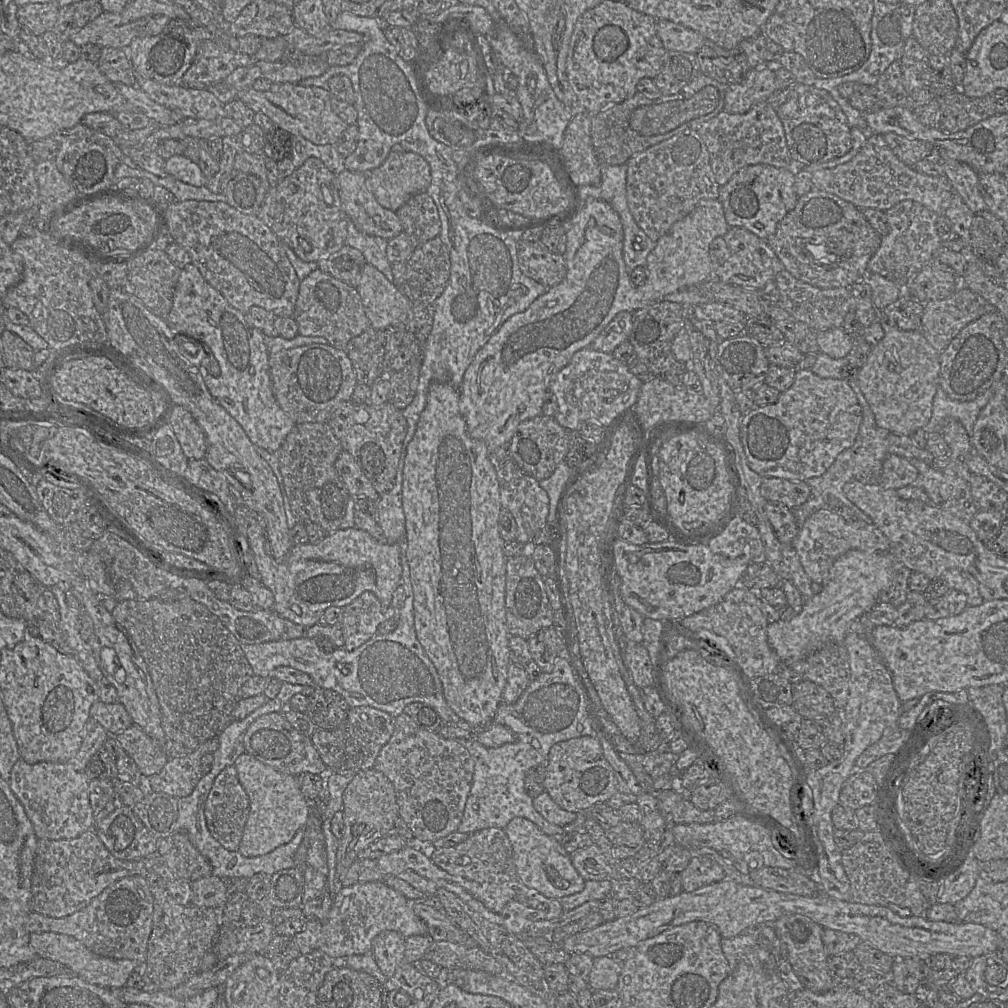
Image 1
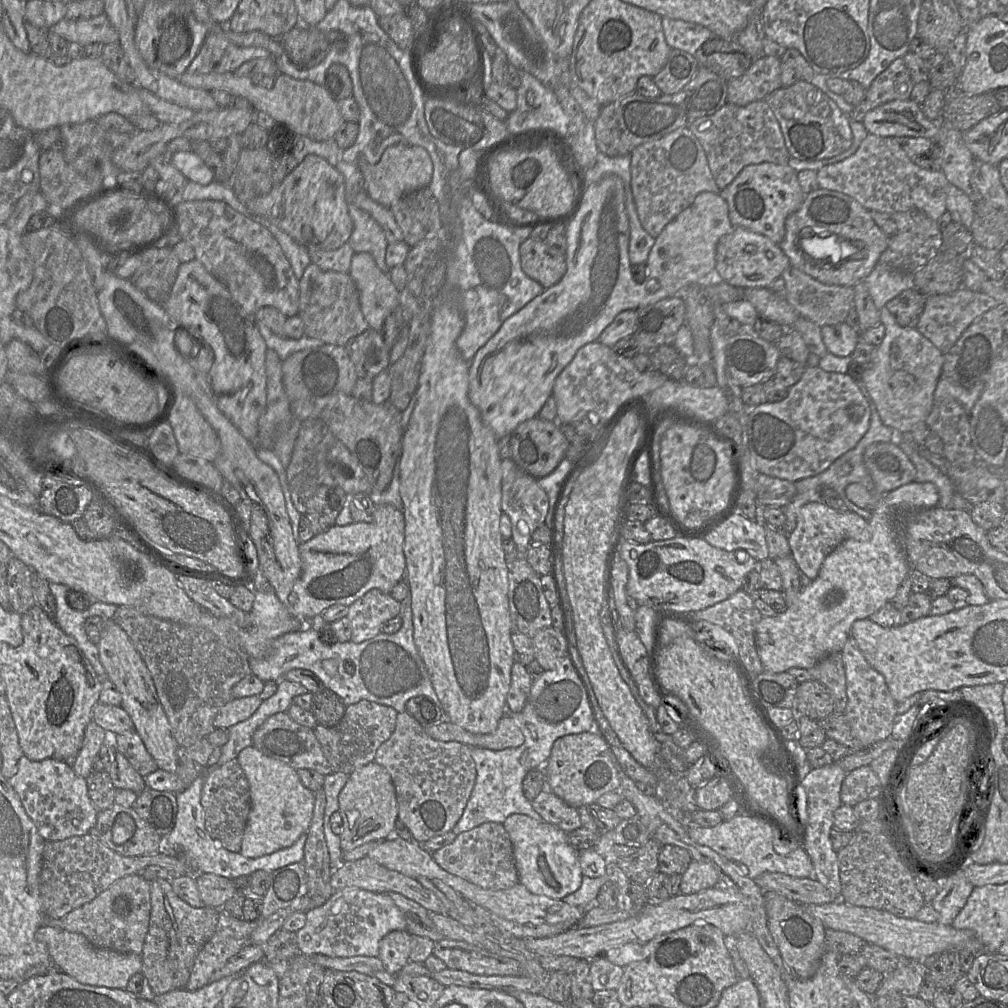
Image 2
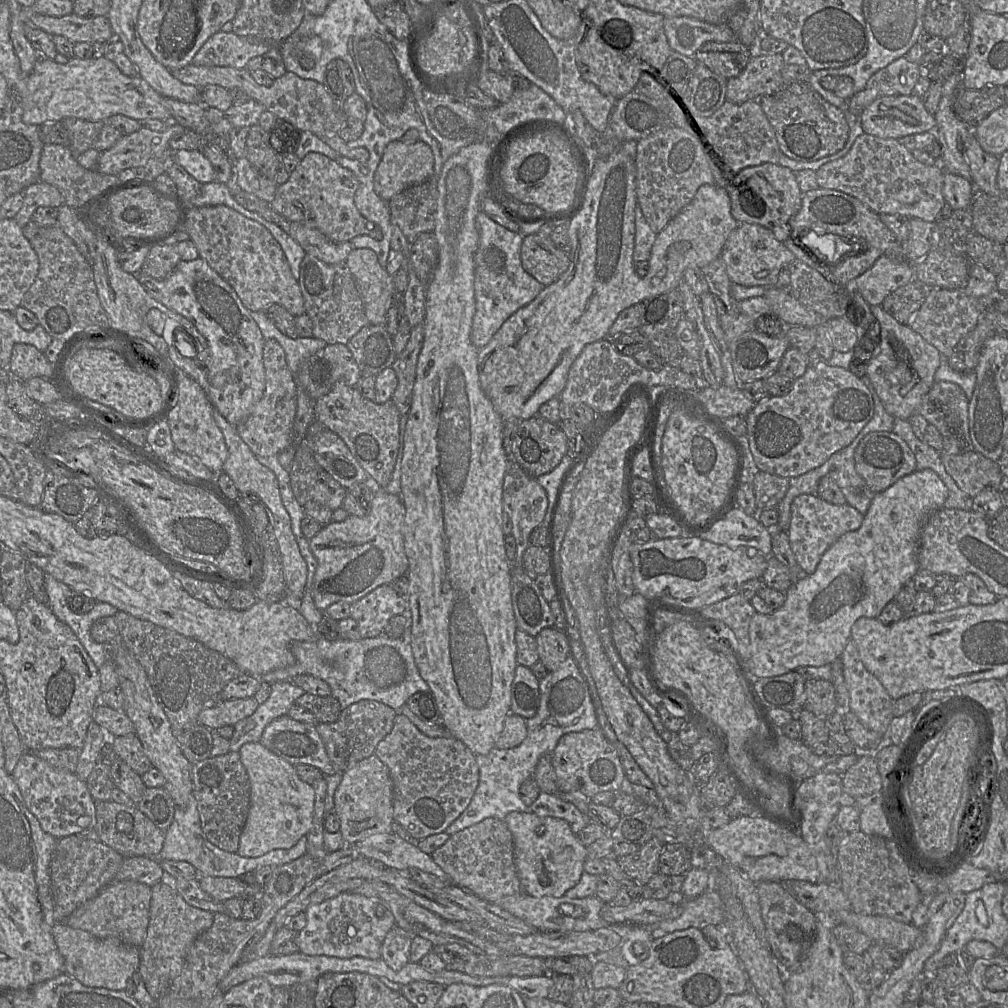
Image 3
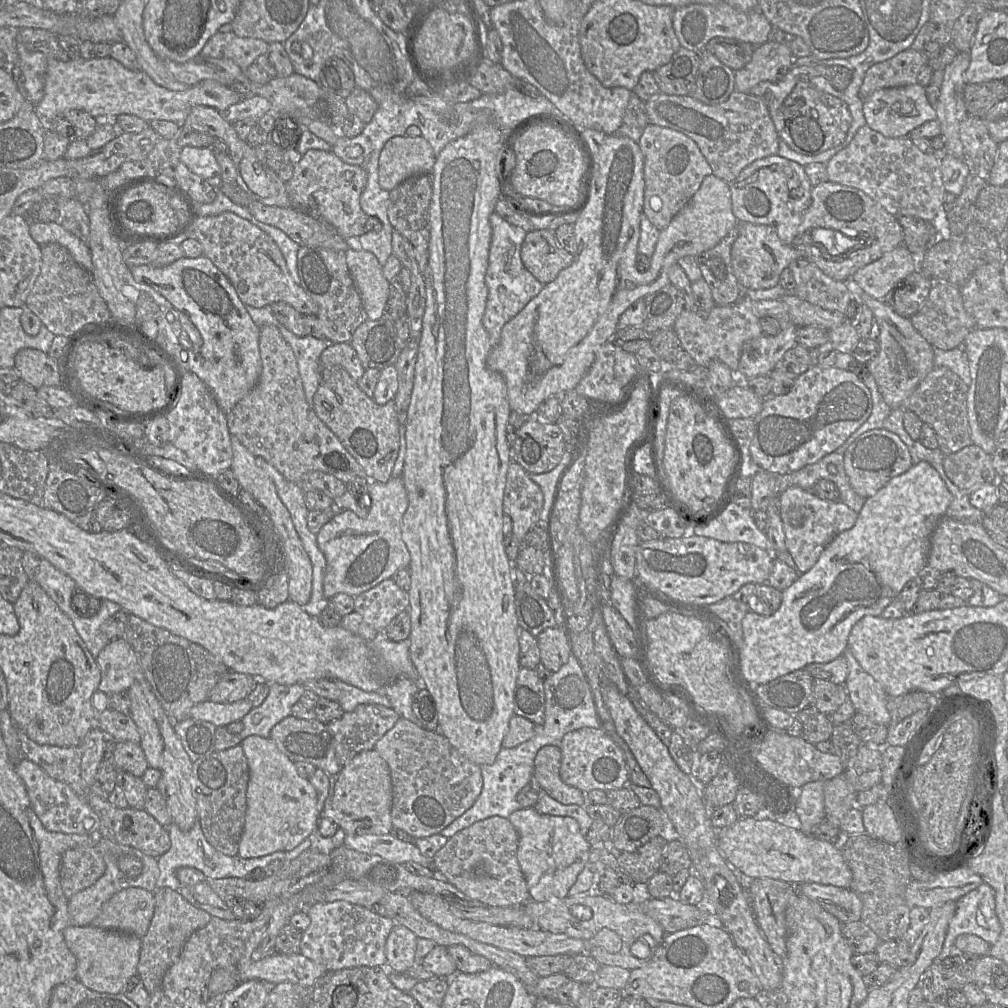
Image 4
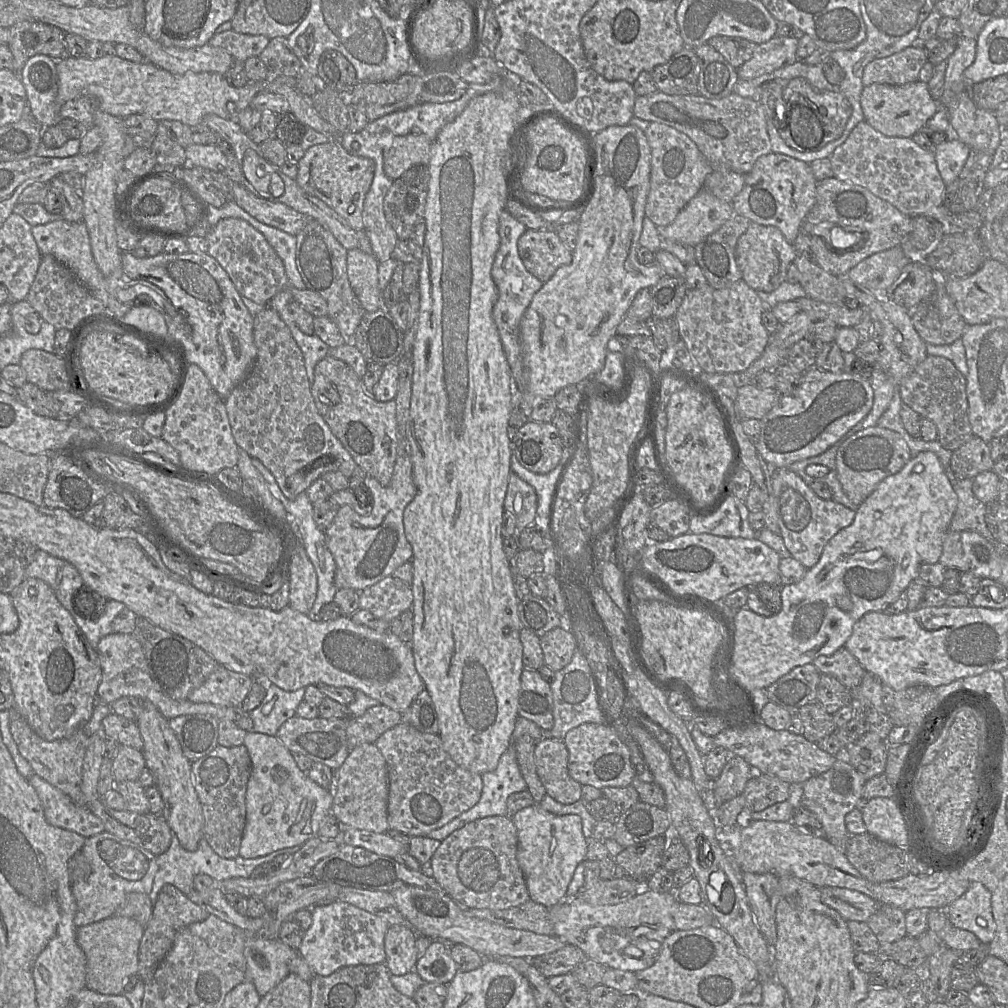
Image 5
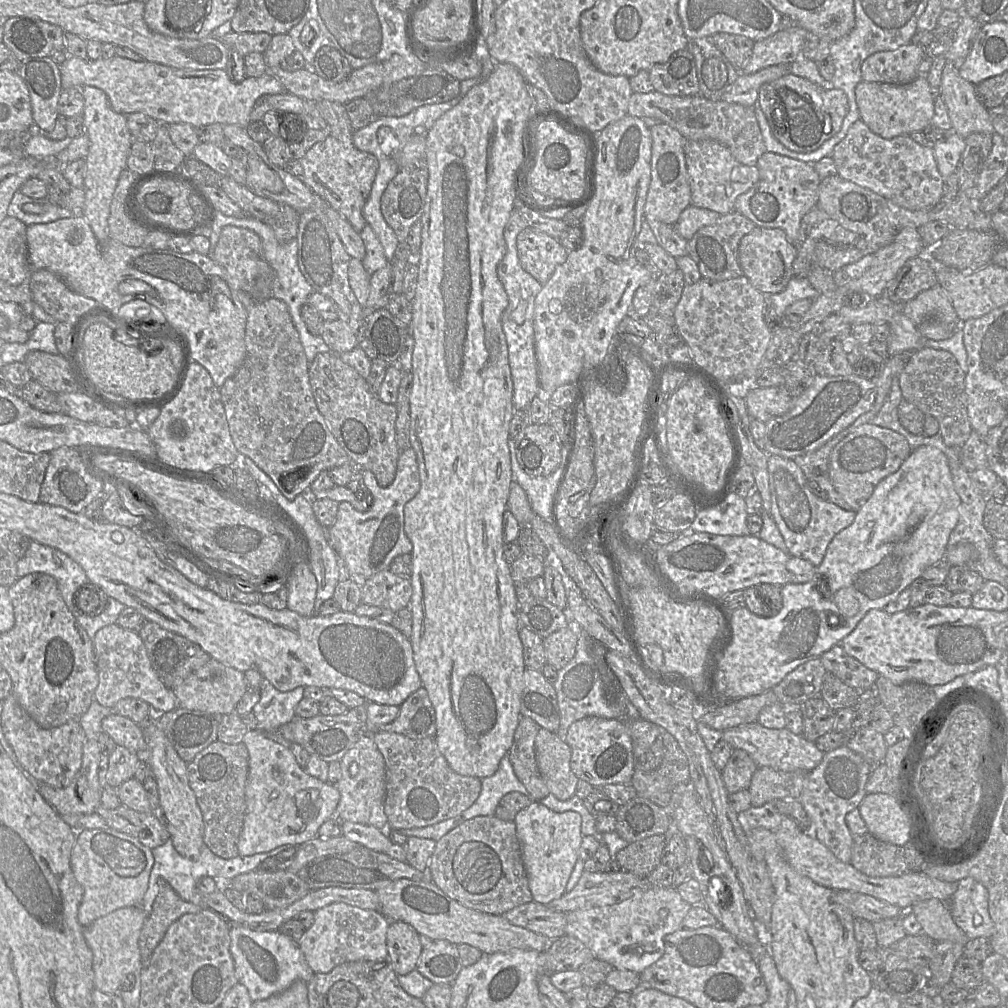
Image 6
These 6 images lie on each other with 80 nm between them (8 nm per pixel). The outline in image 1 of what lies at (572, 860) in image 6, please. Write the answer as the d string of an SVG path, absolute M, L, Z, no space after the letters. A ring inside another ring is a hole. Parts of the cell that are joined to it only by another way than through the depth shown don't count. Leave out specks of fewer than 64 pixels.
M515 817L504 828L513 849L517 879L547 898L560 899L582 891L584 878L574 868L568 854L555 837L543 833L526 818Z

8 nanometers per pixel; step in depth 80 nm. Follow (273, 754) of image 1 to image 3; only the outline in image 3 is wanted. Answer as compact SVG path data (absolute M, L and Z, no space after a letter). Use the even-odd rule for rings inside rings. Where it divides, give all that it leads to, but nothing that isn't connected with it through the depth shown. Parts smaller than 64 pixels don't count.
M287 714L272 720L266 726L260 743L294 766L312 765L324 776L337 773L316 726L294 720Z

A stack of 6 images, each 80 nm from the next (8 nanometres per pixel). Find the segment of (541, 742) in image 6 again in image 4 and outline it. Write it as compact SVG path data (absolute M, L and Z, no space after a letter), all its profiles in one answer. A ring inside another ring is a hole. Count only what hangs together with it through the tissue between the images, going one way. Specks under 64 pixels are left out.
M546 745L539 749L534 760L534 777L541 790L564 805L586 807L586 793L562 781L560 765L560 747Z

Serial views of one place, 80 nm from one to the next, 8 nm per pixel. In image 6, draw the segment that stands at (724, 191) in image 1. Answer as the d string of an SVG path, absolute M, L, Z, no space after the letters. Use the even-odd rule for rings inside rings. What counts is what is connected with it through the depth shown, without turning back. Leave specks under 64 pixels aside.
M766 151L757 160L758 181L739 195L734 210L751 220L756 226L780 228L793 244L797 238L802 217L816 207L821 179L814 164Z

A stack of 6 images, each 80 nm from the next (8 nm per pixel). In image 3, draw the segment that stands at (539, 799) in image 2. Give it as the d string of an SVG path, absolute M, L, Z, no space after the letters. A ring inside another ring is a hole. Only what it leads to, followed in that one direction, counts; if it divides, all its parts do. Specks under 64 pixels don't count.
M540 791L538 798L531 804L531 811L540 817L554 817L567 821L574 834L589 824L589 819L570 802L558 796Z

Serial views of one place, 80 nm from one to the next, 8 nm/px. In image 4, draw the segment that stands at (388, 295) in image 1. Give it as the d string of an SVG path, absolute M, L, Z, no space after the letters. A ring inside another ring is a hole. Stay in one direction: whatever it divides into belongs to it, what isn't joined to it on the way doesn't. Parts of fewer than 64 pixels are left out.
M359 237L345 240L349 244L345 251L346 263L367 317L378 320L385 315L390 282L384 277L377 257L362 249Z

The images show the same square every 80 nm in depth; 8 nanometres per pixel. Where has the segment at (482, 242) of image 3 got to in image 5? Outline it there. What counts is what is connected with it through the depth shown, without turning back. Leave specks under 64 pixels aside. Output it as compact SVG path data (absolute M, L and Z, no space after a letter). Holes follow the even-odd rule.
M507 210L499 217L500 247L492 266L492 278L498 289L498 299L493 307L493 320L497 326L503 349L514 379L514 390L523 391L527 384L527 370L523 363L520 322L534 295L543 283L524 266L518 252L518 240L526 232L524 224L515 219Z

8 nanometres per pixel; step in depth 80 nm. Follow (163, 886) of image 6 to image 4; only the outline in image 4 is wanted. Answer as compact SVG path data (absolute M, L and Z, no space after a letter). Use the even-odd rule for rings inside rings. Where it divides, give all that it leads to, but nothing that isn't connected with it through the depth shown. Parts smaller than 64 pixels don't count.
M169 887L154 890L155 908L147 933L142 938L137 974L147 992L152 994L162 983L169 968L175 964L193 932L205 927L211 915L190 904L178 891Z

